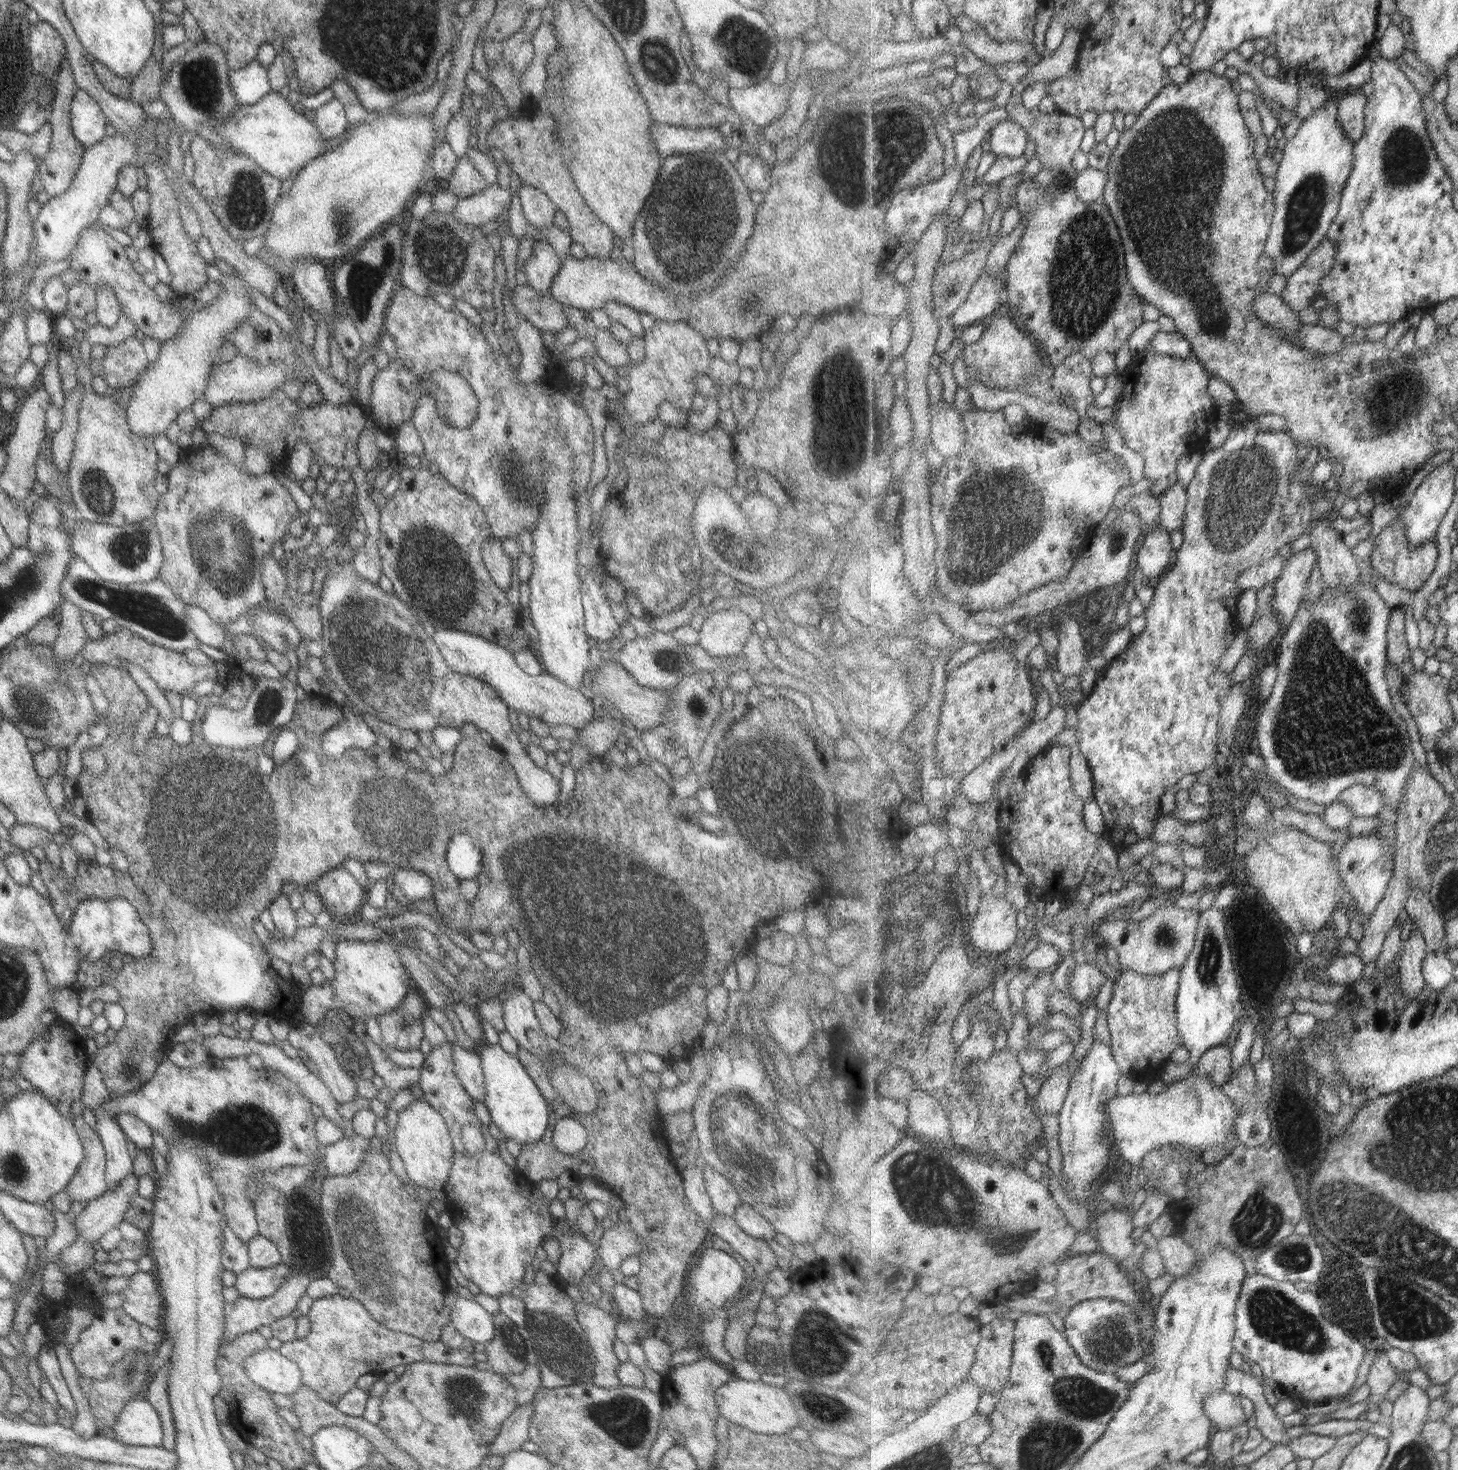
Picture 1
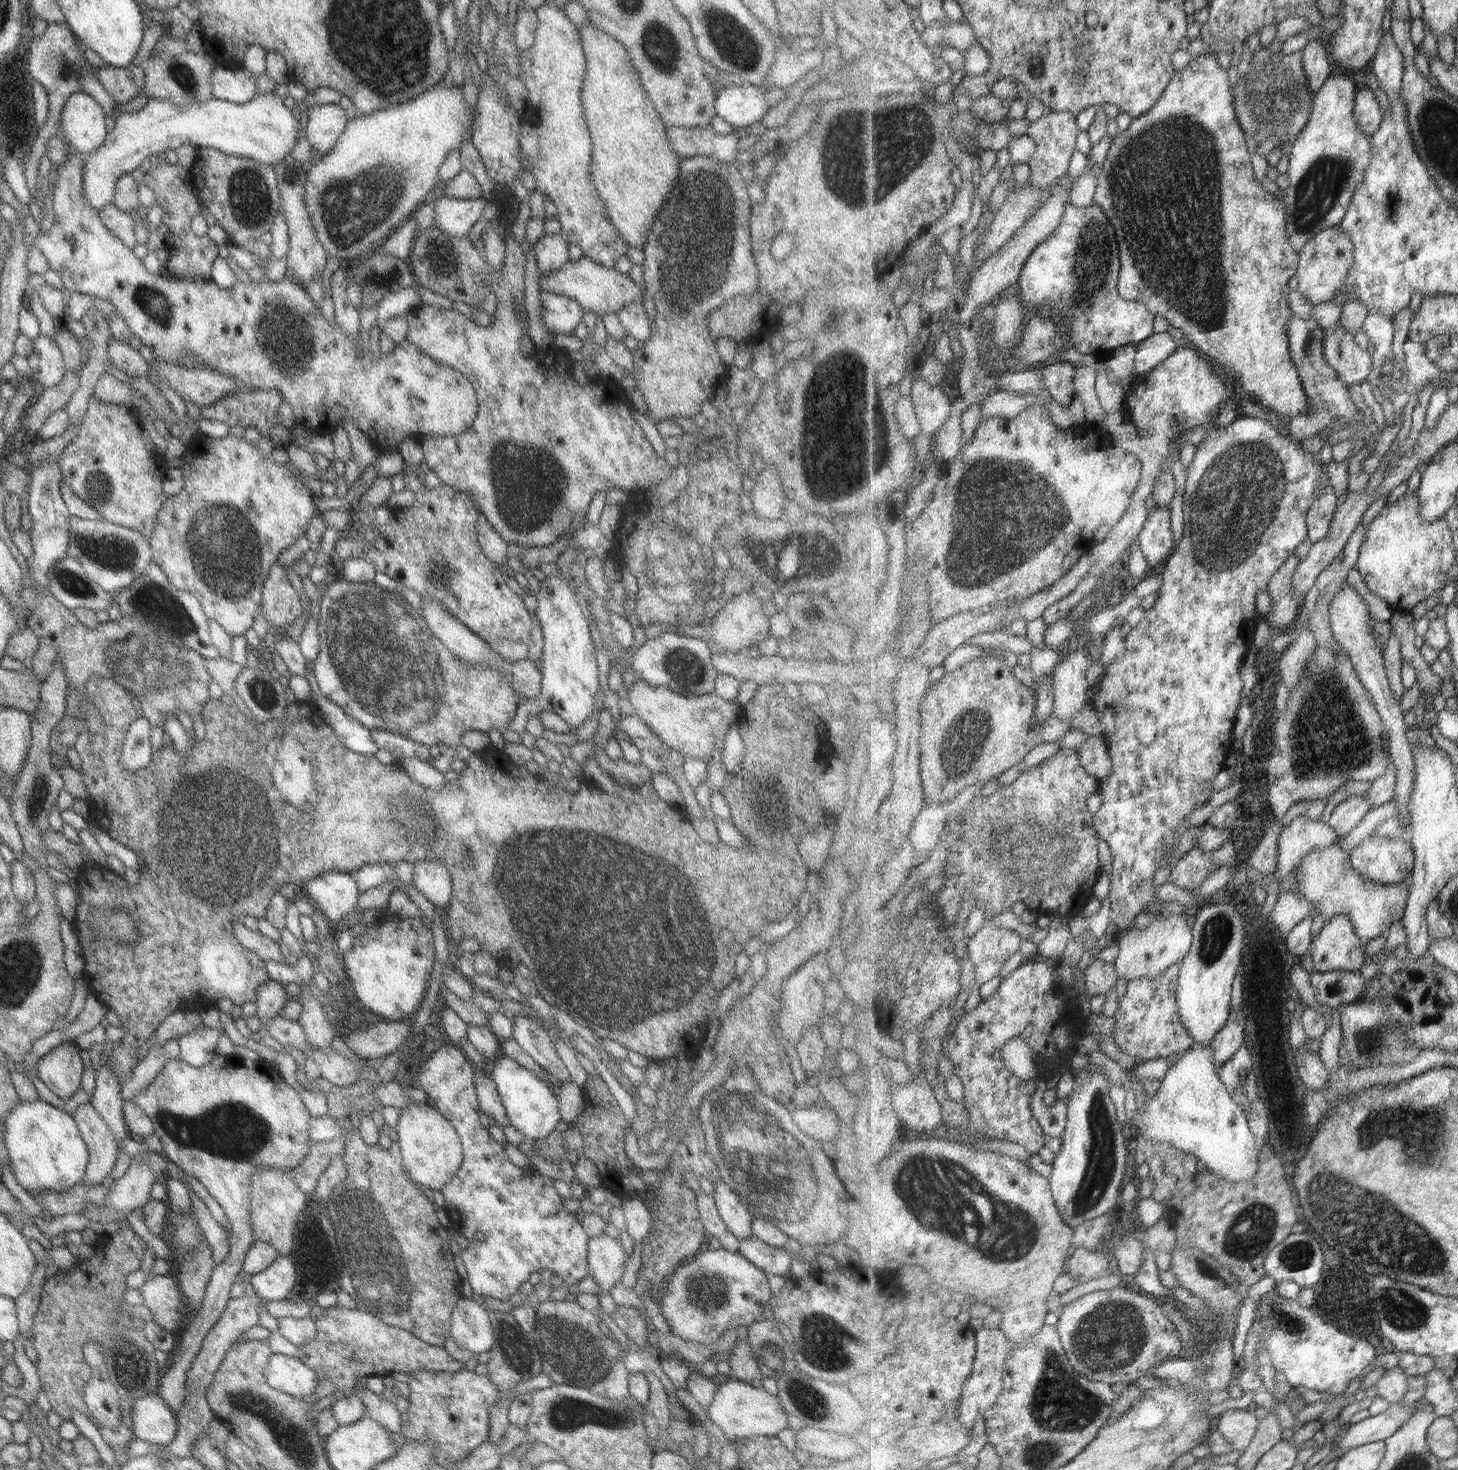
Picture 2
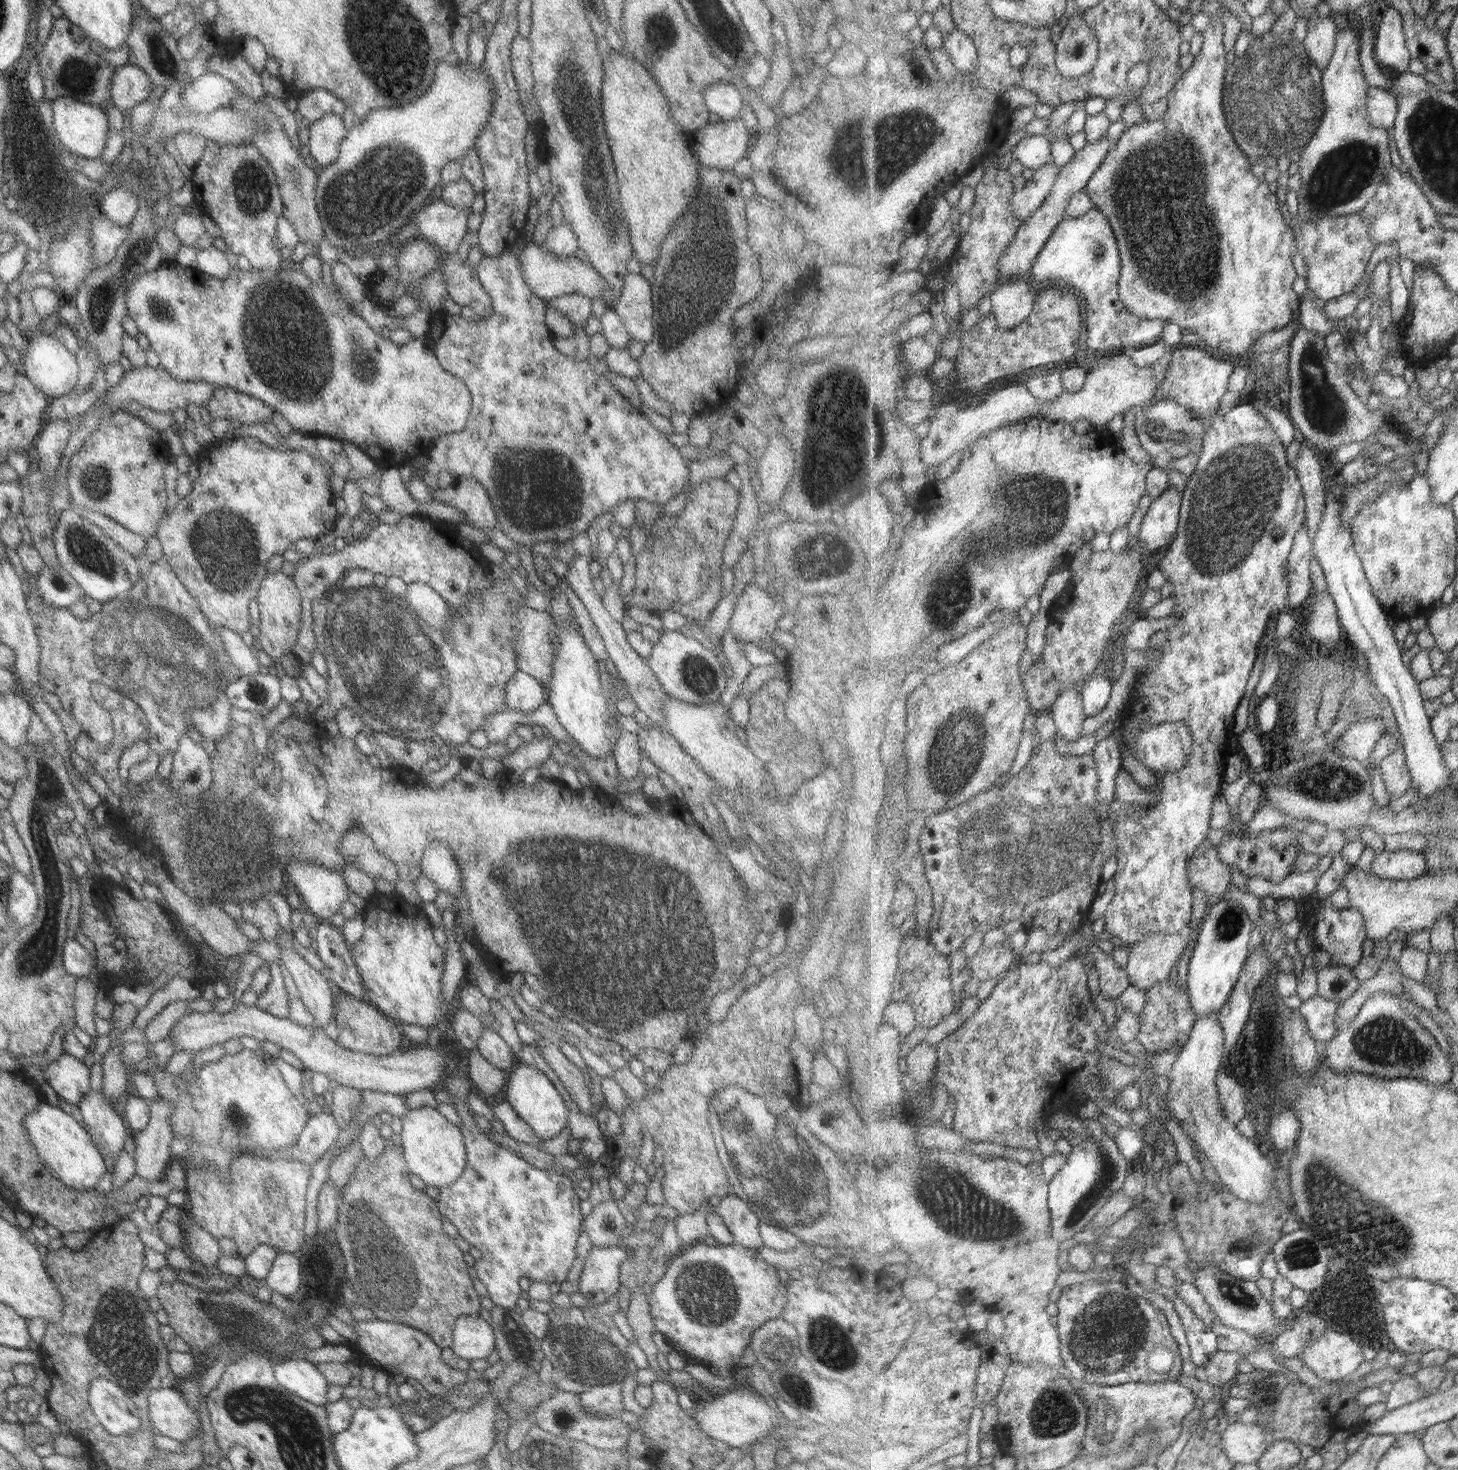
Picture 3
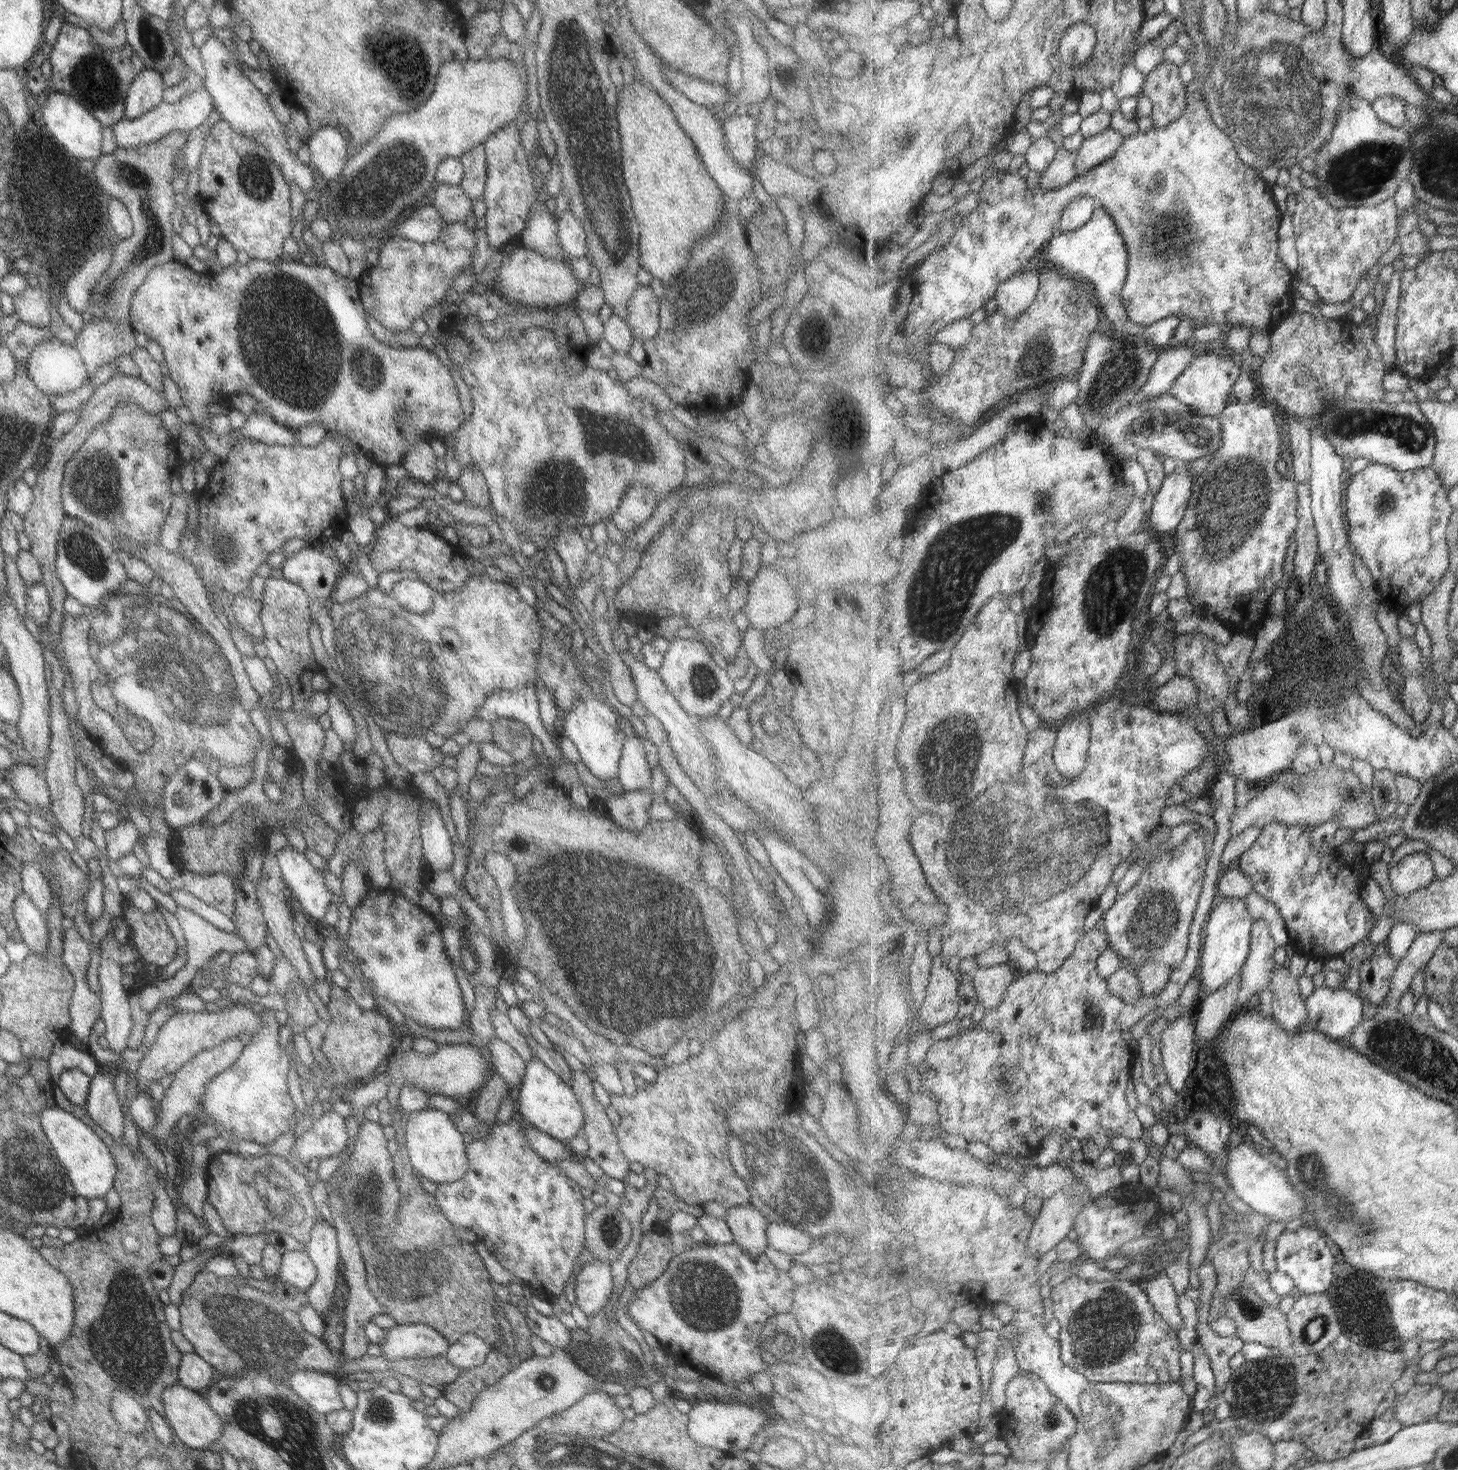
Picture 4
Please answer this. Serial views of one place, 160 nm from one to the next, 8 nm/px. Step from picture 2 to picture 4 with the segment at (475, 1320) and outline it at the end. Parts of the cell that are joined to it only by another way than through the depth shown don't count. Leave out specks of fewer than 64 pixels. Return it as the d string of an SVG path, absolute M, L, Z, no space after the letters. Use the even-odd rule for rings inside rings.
M463 1333L444 1352L447 1361L461 1371L475 1368L483 1363L491 1347L476 1334Z

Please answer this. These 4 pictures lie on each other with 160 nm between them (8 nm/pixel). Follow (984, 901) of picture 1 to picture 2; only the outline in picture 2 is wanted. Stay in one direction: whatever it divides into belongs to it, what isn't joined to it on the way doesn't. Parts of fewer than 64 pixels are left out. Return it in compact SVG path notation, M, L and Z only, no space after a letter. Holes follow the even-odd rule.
M986 920L983 927L968 939L970 961L974 966L987 959L1011 958L1019 952L1022 940L1009 928L994 926L993 920Z

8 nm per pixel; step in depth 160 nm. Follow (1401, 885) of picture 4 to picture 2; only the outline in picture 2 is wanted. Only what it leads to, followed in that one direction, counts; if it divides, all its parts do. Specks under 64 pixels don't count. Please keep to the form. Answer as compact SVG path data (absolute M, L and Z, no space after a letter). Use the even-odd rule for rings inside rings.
M1373 835L1355 847L1350 857L1353 866L1367 877L1367 880L1373 880L1377 884L1401 884L1412 879L1415 853L1412 844L1407 840Z

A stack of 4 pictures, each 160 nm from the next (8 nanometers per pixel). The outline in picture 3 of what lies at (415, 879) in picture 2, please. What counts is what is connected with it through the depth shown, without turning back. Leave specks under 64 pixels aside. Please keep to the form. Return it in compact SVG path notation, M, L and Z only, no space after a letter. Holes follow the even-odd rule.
M431 840L426 844L420 860L422 875L433 882L437 892L456 895L460 890L460 870L452 850L444 842Z

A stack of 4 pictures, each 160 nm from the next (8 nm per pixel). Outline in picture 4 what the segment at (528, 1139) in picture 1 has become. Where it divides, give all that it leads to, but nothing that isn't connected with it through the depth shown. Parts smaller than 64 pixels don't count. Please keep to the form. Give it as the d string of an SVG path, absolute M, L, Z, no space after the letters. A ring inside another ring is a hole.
M537 1058L526 1062L524 1075L517 1086L517 1112L522 1120L551 1138L568 1142L583 1124L583 1111L571 1087Z

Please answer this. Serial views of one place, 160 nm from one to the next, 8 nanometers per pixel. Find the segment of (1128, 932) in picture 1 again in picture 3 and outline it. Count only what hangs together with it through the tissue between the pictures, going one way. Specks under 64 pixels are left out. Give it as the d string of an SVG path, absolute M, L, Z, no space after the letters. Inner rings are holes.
M1151 933L1142 942L1127 949L1125 970L1130 974L1132 984L1147 991L1168 980L1187 945L1185 937L1185 933Z

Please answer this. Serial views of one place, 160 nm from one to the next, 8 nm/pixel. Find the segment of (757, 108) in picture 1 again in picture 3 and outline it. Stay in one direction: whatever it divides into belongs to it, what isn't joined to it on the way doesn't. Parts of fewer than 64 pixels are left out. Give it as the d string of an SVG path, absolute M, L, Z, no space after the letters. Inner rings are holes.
M727 82L711 84L702 90L702 97L709 114L716 114L719 120L739 117L743 100L738 85Z

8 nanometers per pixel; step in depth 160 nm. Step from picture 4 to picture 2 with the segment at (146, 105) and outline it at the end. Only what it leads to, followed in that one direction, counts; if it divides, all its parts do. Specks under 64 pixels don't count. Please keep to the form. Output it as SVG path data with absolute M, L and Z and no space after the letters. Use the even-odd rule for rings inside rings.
M132 65L127 68L104 67L94 70L97 81L117 104L129 102L143 90L143 72Z

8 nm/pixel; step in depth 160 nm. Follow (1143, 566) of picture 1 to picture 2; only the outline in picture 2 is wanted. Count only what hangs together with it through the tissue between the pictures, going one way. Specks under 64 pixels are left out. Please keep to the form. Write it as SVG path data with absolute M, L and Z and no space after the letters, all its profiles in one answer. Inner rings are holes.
M1156 506L1150 511L1138 537L1139 549L1146 557L1149 569L1161 562L1166 562L1177 546L1173 538L1169 507Z

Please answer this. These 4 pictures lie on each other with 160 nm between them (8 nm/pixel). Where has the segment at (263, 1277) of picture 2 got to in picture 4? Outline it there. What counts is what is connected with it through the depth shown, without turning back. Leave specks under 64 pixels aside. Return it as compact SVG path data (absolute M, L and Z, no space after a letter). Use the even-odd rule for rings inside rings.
M284 1251L280 1258L279 1272L275 1278L285 1284L306 1291L315 1280L316 1270L305 1251Z

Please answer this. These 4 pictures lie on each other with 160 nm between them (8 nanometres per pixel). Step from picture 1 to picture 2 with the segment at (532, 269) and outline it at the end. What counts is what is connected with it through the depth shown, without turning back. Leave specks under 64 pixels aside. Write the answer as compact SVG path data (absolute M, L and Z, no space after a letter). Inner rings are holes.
M561 234L545 235L535 243L533 252L539 275L546 275L560 266L563 266L568 258L568 243Z

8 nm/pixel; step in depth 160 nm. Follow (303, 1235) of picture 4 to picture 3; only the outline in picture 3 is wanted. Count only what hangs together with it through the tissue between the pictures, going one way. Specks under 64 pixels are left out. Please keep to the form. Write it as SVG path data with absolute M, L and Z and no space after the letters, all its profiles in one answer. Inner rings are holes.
M259 1154L241 1155L228 1162L227 1176L219 1176L213 1170L191 1169L186 1170L185 1176L189 1219L214 1239L229 1238L242 1258L259 1245L276 1248L279 1253L293 1253L303 1246L305 1187L311 1177L309 1164ZM265 1180L285 1188L285 1212L271 1206Z

